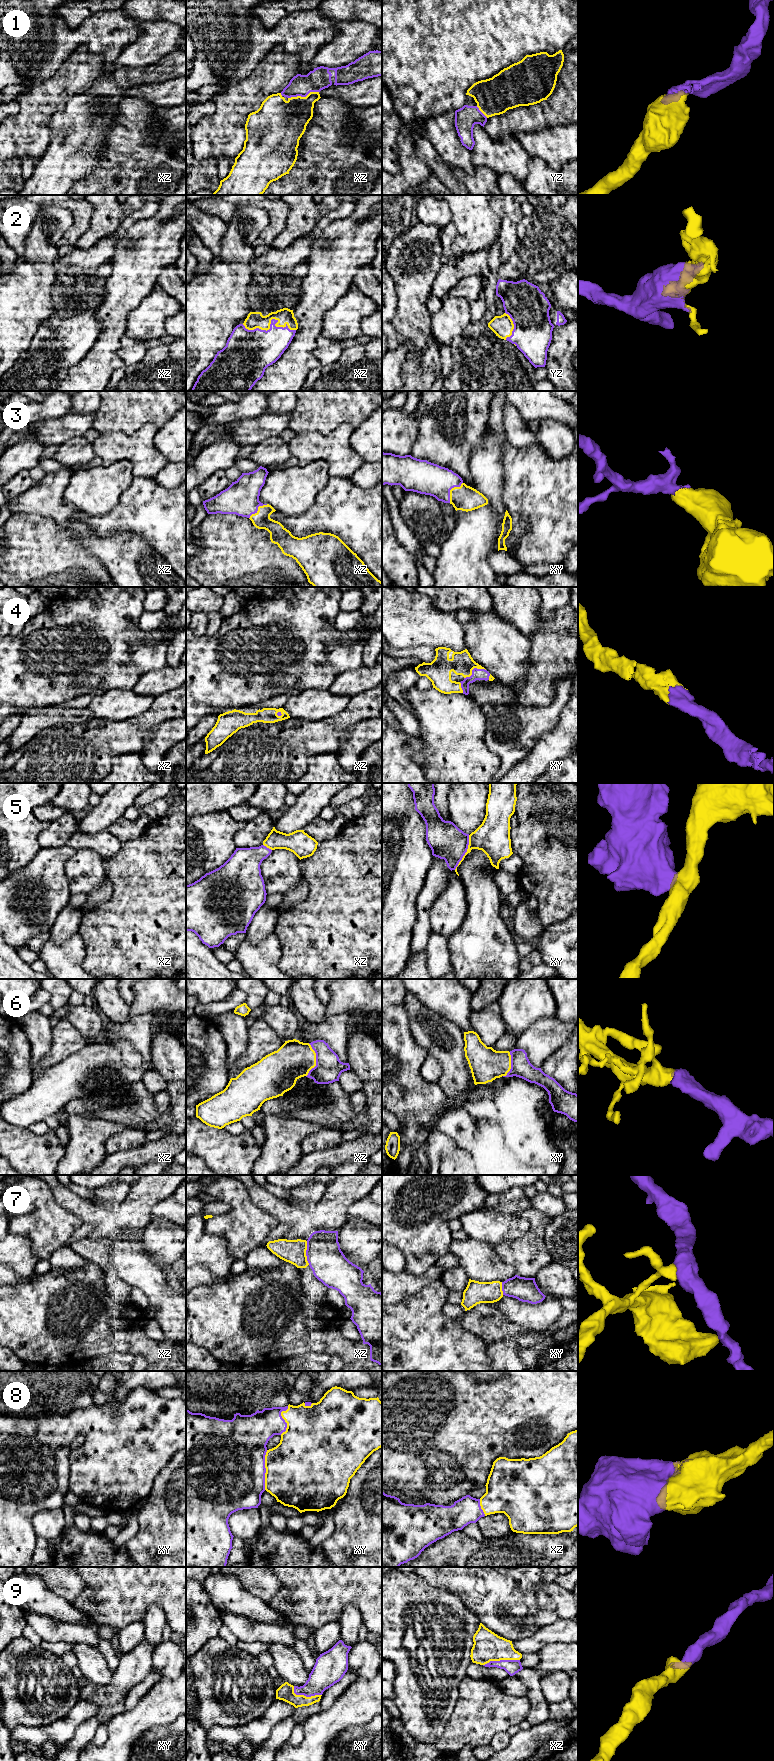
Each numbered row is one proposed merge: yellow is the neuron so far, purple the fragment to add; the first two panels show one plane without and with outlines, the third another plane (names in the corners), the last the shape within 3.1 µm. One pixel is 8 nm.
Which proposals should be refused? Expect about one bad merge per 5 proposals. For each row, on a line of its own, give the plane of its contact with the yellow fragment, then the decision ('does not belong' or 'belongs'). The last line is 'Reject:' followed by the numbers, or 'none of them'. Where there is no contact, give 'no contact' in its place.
1: contact in xz; belongs
2: contact in xz; belongs
3: contact in xy; belongs
4: contact in xy; belongs
5: contact in xy; does not belong
6: contact in xz; belongs
7: contact in xz; belongs
8: contact in xy; belongs
9: contact in xz; belongs
Reject: 5

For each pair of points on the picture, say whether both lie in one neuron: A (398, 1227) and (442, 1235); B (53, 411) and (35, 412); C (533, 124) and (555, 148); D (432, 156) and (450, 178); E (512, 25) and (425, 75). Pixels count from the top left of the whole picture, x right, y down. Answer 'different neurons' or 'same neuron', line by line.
A: same neuron
B: same neuron
C: different neurons
D: same neuron
E: same neuron

